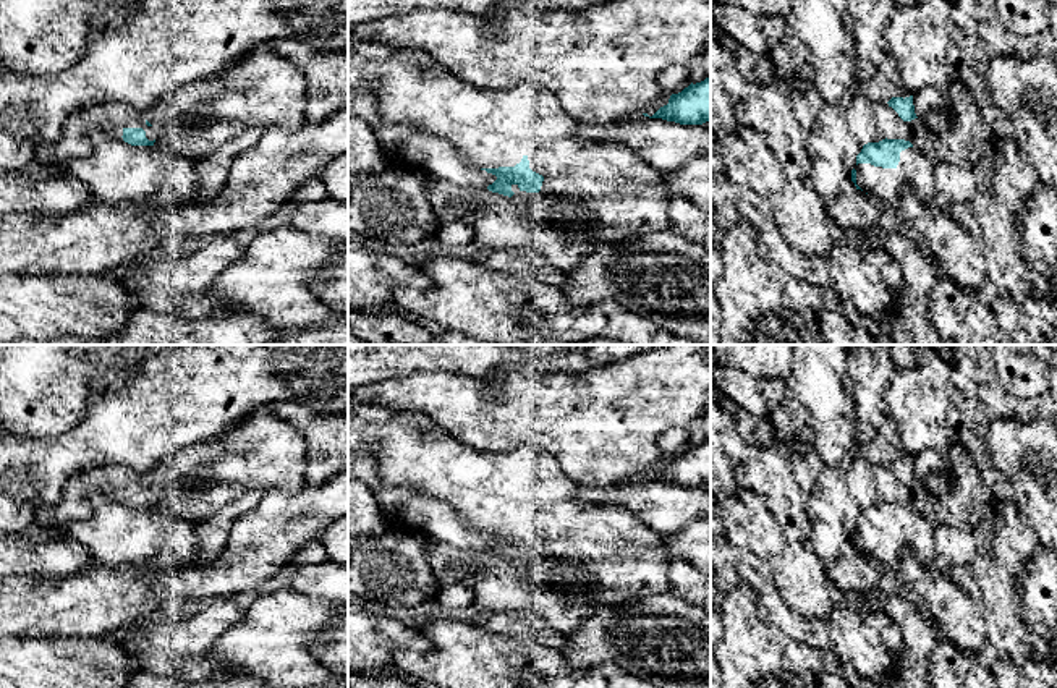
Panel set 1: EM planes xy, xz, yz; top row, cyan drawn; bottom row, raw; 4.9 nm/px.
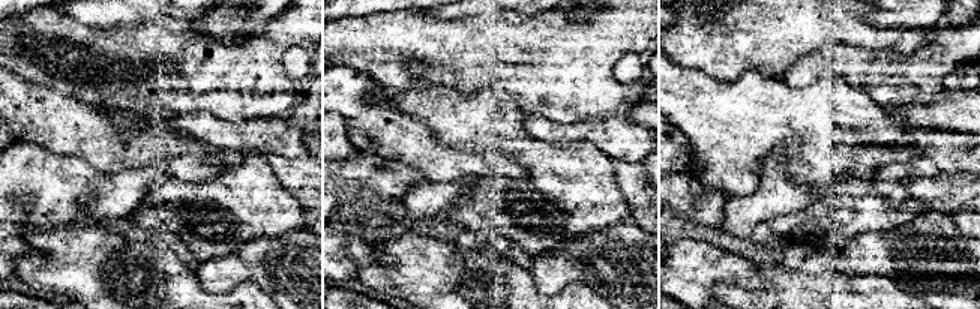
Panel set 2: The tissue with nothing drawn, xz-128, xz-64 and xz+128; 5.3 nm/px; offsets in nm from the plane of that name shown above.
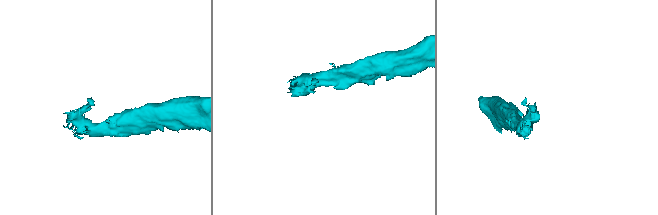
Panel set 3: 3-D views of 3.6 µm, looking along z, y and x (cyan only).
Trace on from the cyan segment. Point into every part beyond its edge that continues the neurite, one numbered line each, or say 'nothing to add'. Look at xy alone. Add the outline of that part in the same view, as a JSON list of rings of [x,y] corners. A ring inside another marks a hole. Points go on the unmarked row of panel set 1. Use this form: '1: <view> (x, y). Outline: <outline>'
1: xy (115, 535). Outline: [[[91,489],[92,515],[74,524],[74,537],[105,567],[178,570],[197,557],[197,523],[157,508],[131,508]]]

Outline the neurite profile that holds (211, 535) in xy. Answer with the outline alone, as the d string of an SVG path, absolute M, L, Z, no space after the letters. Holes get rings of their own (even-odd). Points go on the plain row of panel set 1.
M246 491L238 499L222 507L212 518L199 523L196 526L199 552L193 563L207 563L215 558L227 544L230 526L253 512L261 502L261 497L261 491Z

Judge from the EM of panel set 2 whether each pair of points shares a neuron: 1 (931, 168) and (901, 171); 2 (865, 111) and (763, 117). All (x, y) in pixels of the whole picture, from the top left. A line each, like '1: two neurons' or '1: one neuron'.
1: one neuron
2: one neuron

